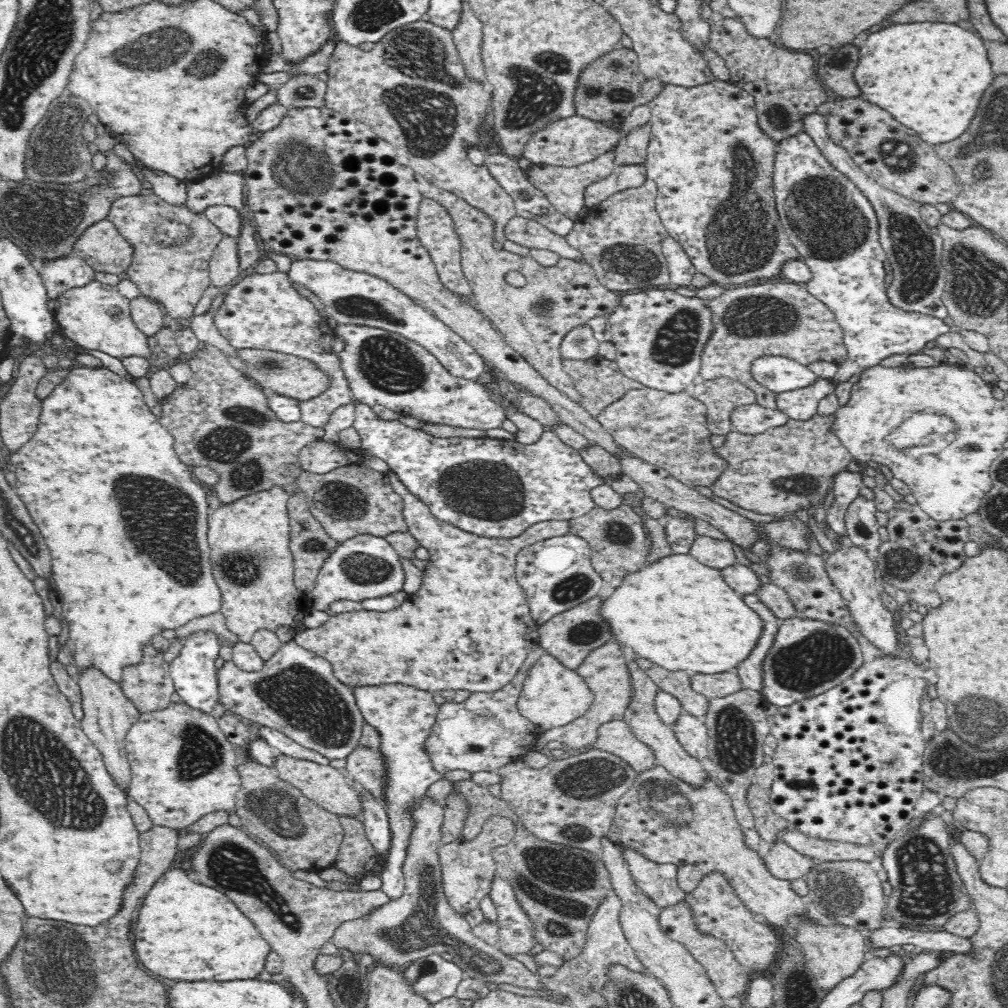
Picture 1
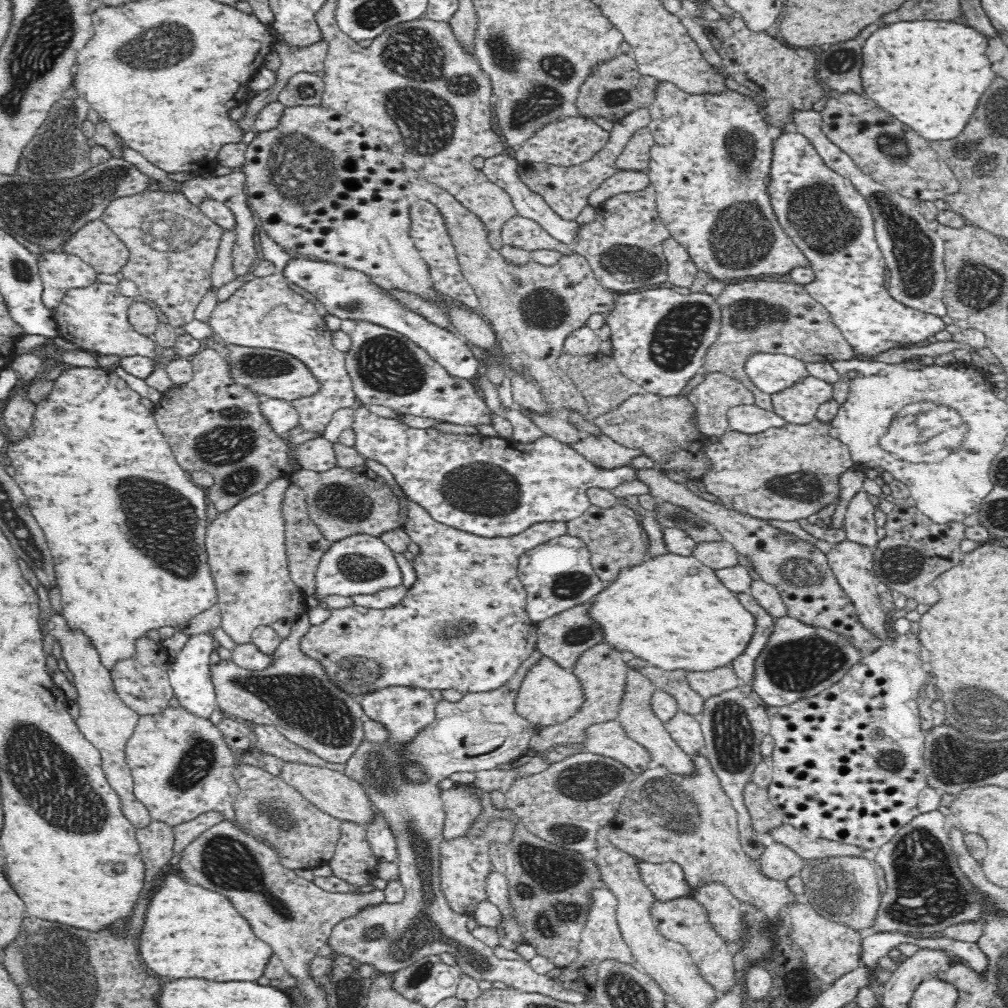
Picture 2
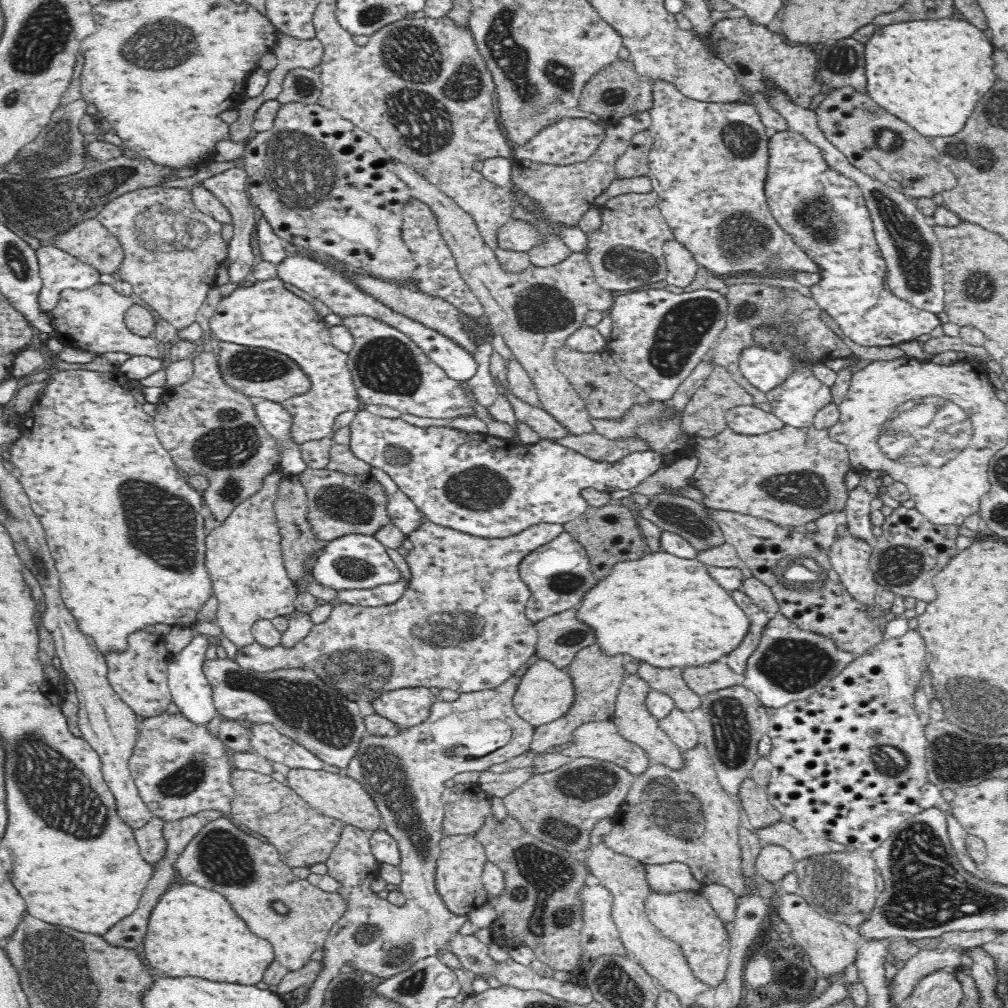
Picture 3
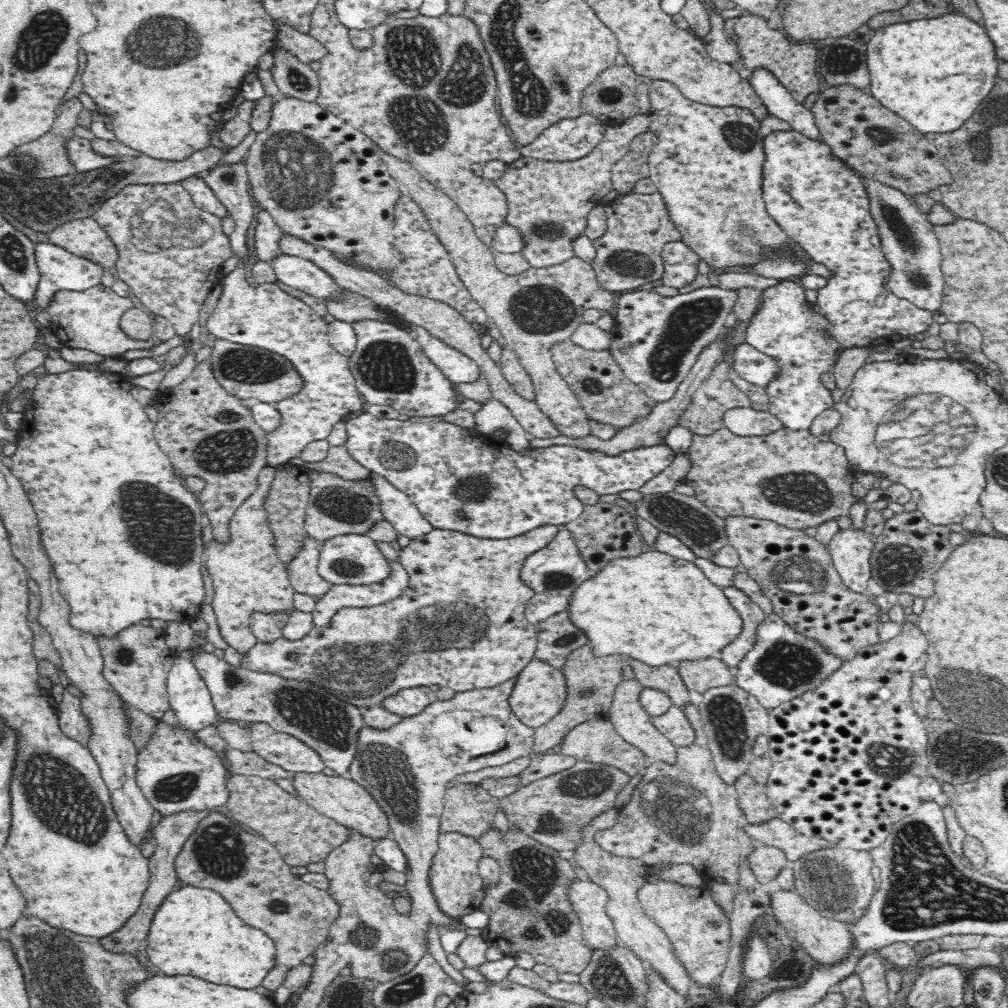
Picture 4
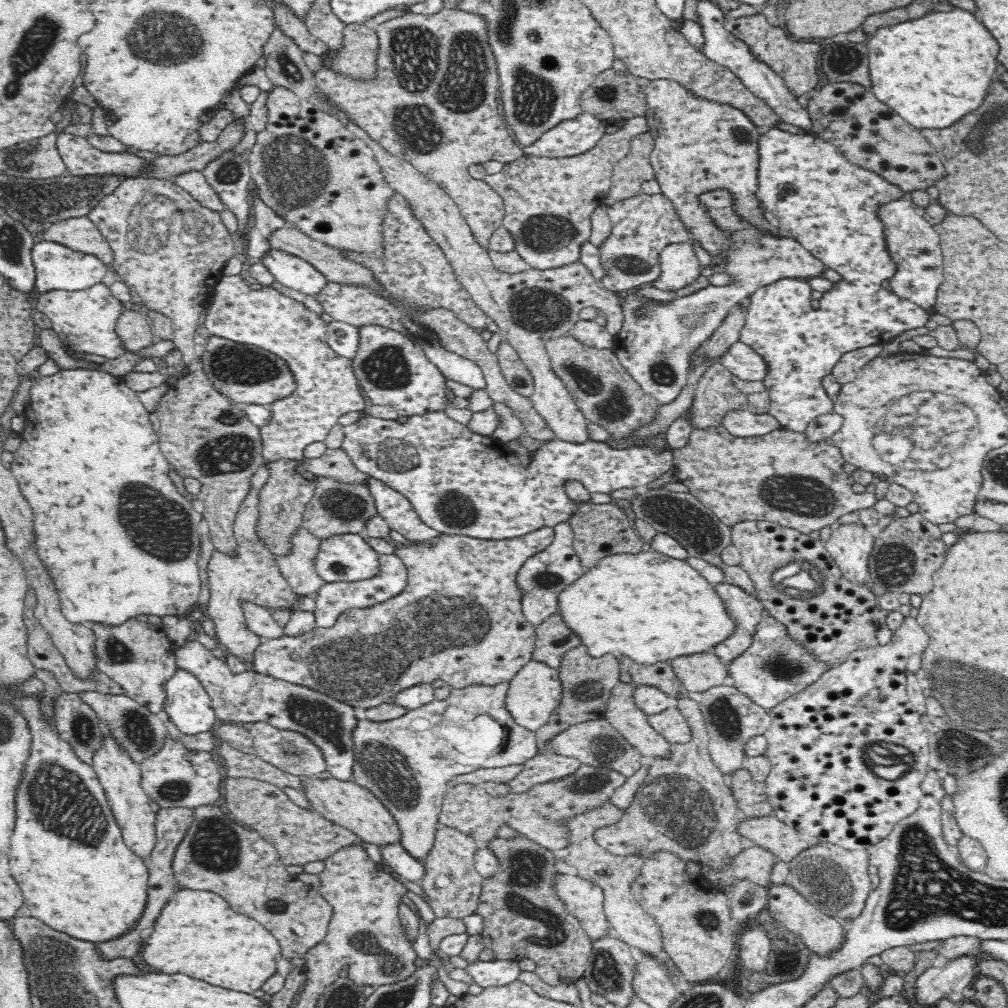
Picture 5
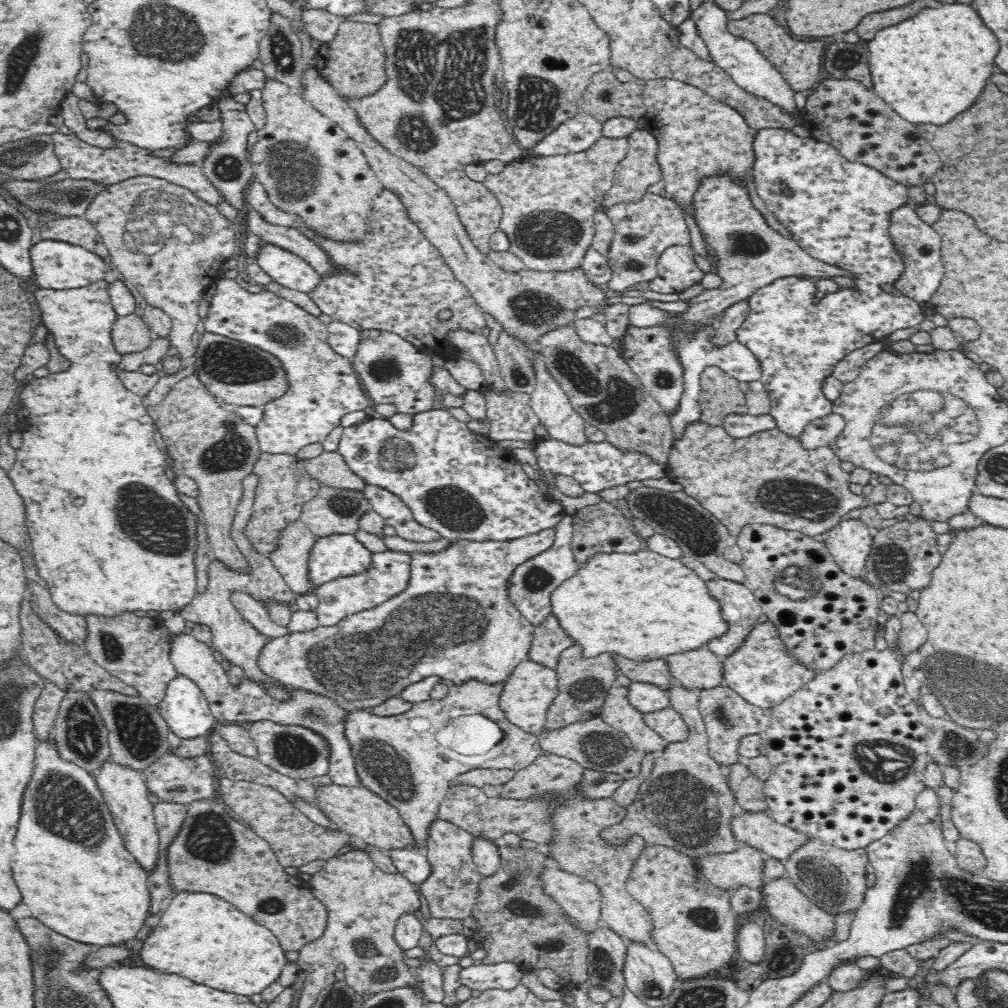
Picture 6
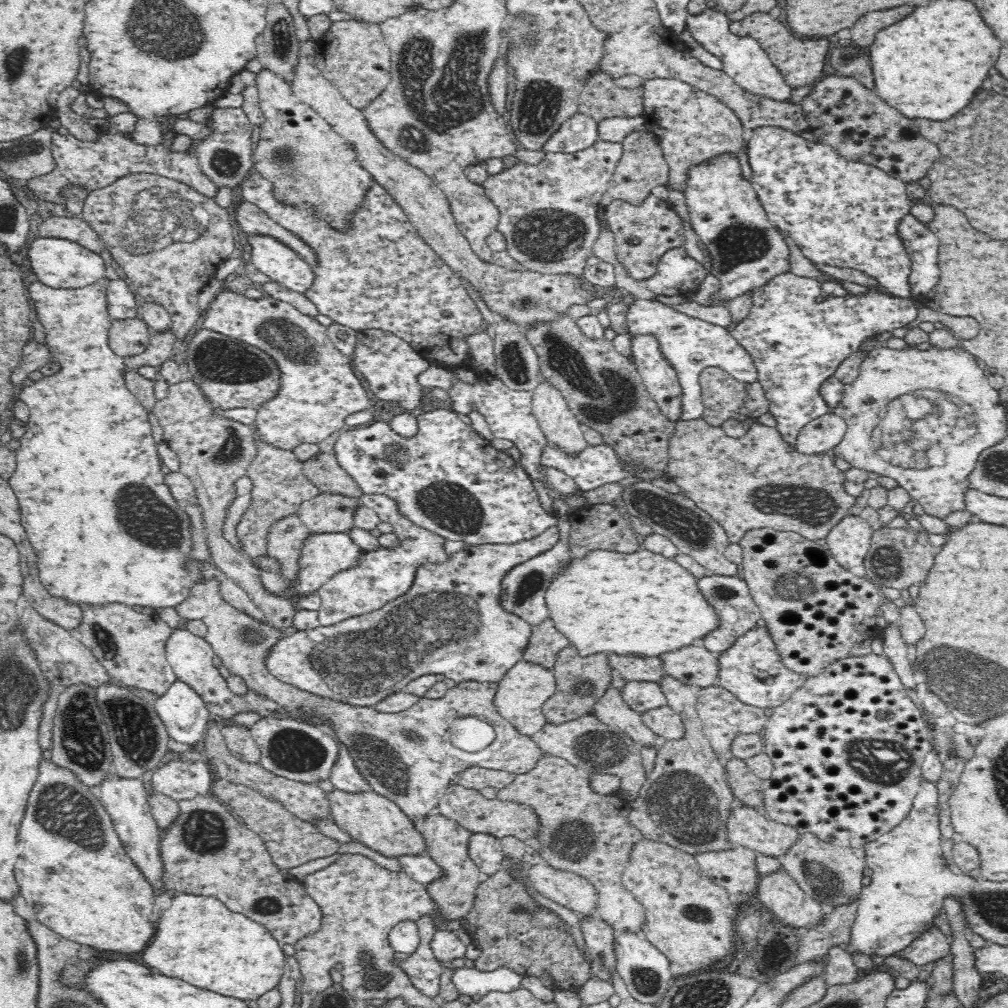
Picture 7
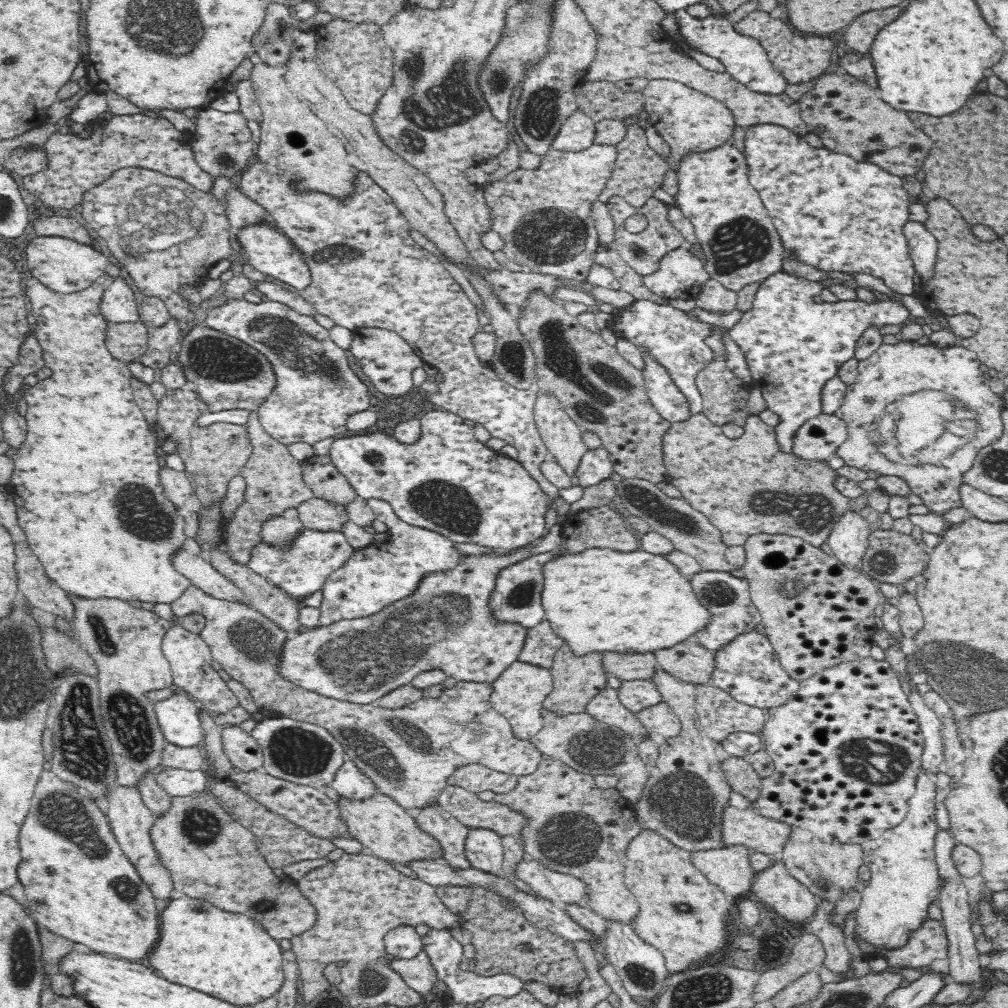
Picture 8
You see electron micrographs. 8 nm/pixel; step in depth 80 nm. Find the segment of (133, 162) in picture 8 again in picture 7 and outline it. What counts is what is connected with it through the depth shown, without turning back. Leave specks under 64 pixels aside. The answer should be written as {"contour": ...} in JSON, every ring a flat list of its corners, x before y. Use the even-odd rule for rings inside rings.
{"contour":[[130,111,110,116,110,125,97,130,94,142,78,140,70,133,62,135,56,131,51,131,50,152,54,157,55,166,52,172,26,180,25,190,32,191,36,199,65,206,67,203,65,190,72,185,90,192,94,189,104,188,104,186,112,184,114,180,118,180,118,178,127,174,150,173,184,182,185,185,191,186,200,194,214,199,217,185,202,172,196,154,190,149,185,151,173,151,171,149,173,140,177,135,176,132,172,128,162,130,162,142,160,144,138,144,133,139,138,119]]}

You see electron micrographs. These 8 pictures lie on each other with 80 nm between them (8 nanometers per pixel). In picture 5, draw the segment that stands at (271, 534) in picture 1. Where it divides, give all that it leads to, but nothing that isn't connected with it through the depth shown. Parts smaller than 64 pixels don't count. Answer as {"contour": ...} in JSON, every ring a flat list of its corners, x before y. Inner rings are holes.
{"contour":[[264,467,254,473,250,480,250,493,239,506,233,525,233,534,237,542,237,557,230,557,216,550,212,553,207,565,207,587,210,589,210,600,204,608,197,604,194,611,184,614,185,618,190,621,203,622,205,618,212,620,216,642,222,644,228,654,239,658,250,673,255,672,253,670,254,653,263,640,247,627,244,613,240,609,240,602,249,601,271,610,276,608,292,610,300,597,292,591,289,583,280,574,278,565,274,561,275,554,268,550,262,539,258,539,256,533,259,518,257,505,259,493,267,484,268,478,269,471]]}

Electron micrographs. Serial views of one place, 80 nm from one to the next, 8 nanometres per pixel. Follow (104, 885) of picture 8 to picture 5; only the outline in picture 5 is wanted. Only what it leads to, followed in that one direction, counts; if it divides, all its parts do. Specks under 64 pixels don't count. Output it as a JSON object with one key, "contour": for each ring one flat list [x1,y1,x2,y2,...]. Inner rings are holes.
{"contour":[[22,698,14,700,14,704,22,710,33,737,24,778,16,792,16,828,12,836,12,854,26,866,24,870,22,866,20,870,12,870,12,876,22,888,30,916,84,942,116,940,128,930,134,930,133,926,144,912,149,876,146,863,125,845,93,766,80,762,72,754,70,744,52,730,49,722,42,720,38,698]]}

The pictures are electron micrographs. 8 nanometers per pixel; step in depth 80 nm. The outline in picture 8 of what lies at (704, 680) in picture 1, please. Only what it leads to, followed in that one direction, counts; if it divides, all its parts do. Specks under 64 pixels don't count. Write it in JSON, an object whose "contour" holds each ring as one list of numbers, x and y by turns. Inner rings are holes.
{"contour":[[694,638,668,650,654,650,652,654,659,668,686,682,708,684,714,670,714,652,704,648]]}

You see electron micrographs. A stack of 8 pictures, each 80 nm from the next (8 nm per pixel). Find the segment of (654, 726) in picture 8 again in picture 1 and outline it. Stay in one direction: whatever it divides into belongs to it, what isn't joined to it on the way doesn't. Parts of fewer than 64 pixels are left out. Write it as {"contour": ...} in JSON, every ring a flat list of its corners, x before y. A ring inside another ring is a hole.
{"contour":[[683,712,668,728,690,756,696,760,708,757,707,729,697,717]]}

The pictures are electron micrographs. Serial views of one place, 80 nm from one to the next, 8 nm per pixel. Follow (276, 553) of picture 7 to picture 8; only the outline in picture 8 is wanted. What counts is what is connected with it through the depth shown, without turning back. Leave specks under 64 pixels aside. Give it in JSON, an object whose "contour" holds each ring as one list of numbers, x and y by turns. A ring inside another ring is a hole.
{"contour":[[297,507,284,510,263,523,261,537,272,546,286,546,286,542,303,530]]}

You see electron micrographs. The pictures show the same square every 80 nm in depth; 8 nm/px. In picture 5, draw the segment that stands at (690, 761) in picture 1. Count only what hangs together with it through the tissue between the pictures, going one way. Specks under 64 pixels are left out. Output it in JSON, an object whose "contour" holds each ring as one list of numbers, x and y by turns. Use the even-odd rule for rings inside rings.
{"contour":[[619,681,610,692,602,718,643,756,666,758,670,756,671,743,649,726,647,714,636,706,632,698,634,688,634,682]]}

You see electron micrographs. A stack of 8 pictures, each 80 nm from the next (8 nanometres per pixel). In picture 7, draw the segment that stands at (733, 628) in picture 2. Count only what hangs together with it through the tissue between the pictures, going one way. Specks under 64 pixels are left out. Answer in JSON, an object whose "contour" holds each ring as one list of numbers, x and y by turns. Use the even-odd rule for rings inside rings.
{"contour":[[642,547,632,553,602,549,590,550,586,556,578,560,571,559,564,568,560,574,554,576,546,592,546,607,556,629,572,642,580,656,614,653,658,657,664,652,672,652,682,646,699,643,696,638,706,636,720,624,714,608,700,593,693,574,671,558,650,552]]}

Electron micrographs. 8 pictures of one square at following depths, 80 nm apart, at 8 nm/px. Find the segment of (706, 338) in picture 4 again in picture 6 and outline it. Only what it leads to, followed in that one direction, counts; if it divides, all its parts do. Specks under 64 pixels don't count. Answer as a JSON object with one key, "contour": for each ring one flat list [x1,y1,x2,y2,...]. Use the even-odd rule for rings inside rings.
{"contour":[[716,172,712,176,702,176,698,188,692,196,692,212,704,242,716,253,716,274,722,279,718,289,702,291,694,300,689,301,687,311,677,314,685,322,685,328,694,328,696,324,715,324,712,316,723,312,755,293,755,290,768,286,771,282,786,276,833,279,837,276,857,276,849,270,817,261,809,256,794,239,785,239,772,229,766,217,753,207,748,187,735,180,729,172],[628,325,623,336,621,355,626,359,634,374,639,378,642,386,656,398,656,402,662,405,667,414,674,414,679,407,684,381,682,380,684,369,680,361,676,359,676,353,672,351,671,336,668,336,666,327,632,327]]}

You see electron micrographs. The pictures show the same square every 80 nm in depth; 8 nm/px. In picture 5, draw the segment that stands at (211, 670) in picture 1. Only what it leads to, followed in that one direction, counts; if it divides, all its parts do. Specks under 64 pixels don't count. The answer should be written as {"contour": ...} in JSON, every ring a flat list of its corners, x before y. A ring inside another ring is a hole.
{"contour":[[177,668,177,671,165,684,165,689,167,696,162,715,178,727,178,731,182,735,194,736,194,734,210,732,212,726,216,724,217,716,212,708,208,693,192,673]]}

